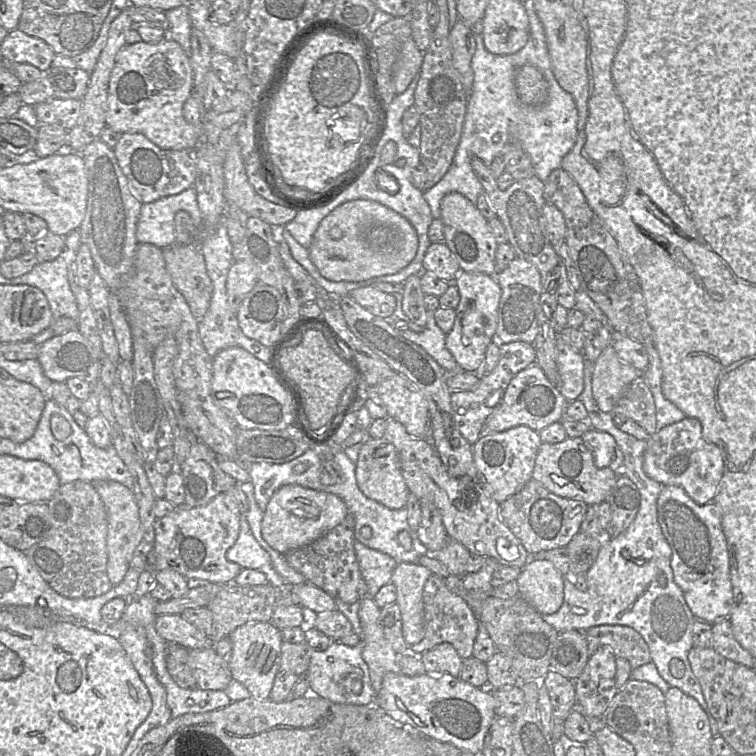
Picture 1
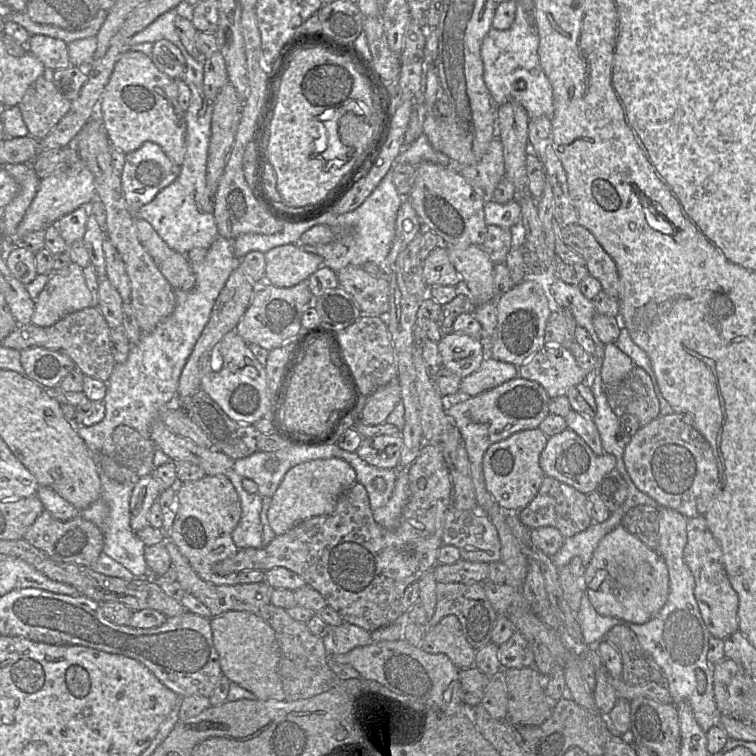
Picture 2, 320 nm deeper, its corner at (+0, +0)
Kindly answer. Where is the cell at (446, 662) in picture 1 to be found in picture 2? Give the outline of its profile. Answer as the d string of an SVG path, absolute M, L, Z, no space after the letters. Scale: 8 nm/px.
M448 615L427 629L420 648L430 654L445 654L458 669L473 667L475 663L476 650L466 640L455 615Z

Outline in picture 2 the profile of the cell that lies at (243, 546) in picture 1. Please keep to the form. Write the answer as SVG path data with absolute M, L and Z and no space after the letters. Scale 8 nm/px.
M232 468L226 476L238 493L241 515L232 532L232 539L238 549L261 548L263 525L260 519L262 509L262 496L251 494L242 486L242 477Z

